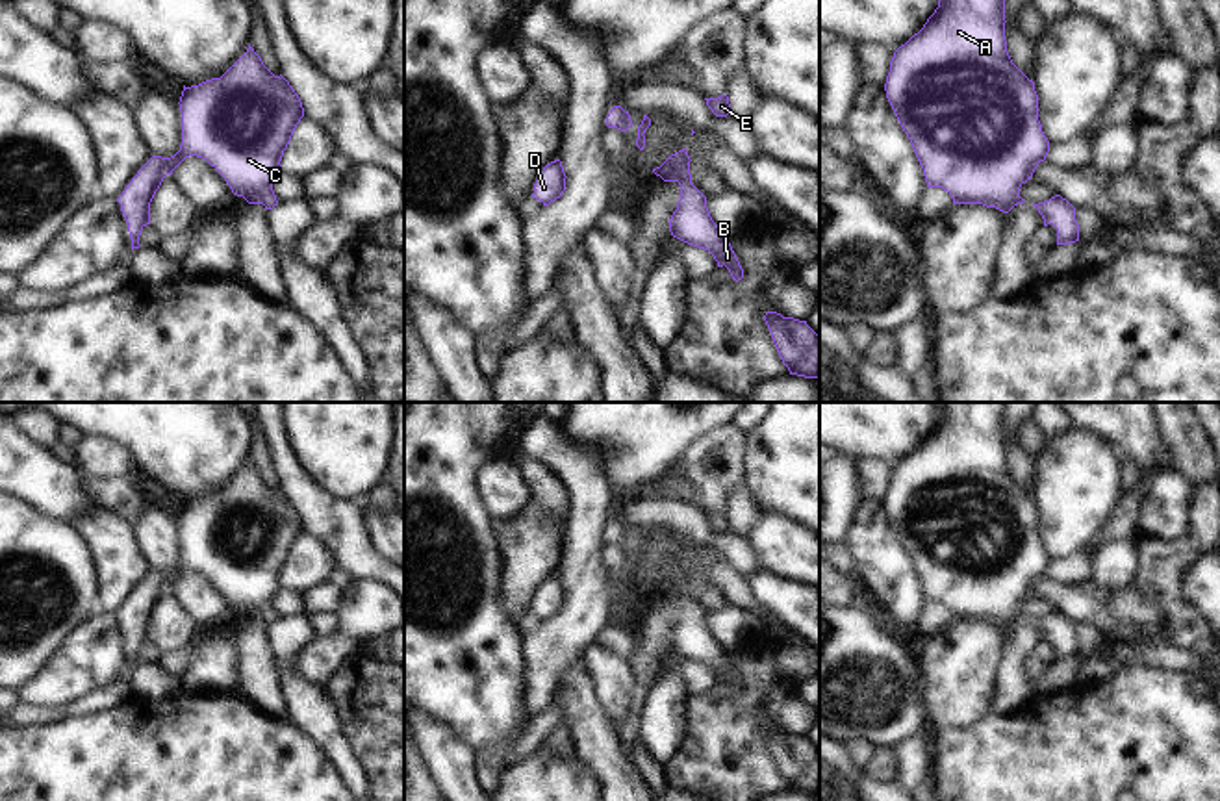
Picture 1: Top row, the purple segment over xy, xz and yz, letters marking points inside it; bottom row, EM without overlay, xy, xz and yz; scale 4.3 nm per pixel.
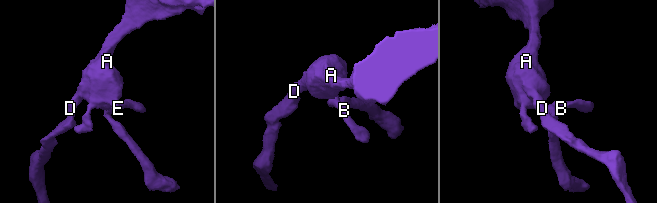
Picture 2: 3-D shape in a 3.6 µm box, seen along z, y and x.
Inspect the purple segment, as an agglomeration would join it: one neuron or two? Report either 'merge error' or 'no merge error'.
no merge error

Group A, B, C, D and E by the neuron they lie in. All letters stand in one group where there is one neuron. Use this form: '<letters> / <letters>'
A B C D E

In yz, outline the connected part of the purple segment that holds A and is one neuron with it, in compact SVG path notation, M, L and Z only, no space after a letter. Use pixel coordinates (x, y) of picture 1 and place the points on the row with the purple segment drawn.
M938 0L923 28L901 44L890 61L886 98L912 143L927 187L942 187L953 204L983 204L1009 213L1023 204L1020 187L1046 159L1049 141L1038 121L1038 95L1010 59L1005 41L1005 0Z

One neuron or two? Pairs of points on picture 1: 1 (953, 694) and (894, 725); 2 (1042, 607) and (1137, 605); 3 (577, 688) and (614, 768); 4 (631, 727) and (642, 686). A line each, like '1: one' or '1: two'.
1: two
2: two
3: one
4: one

